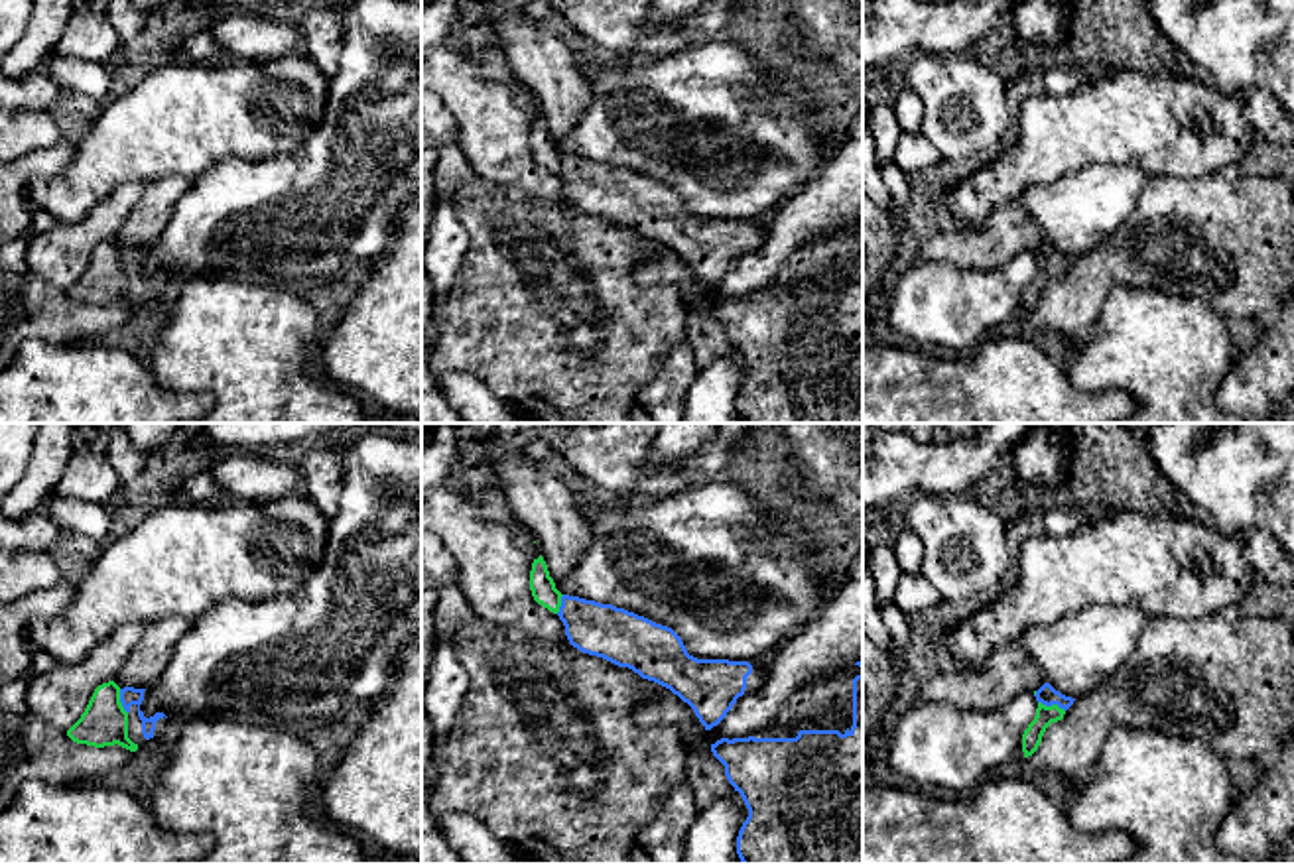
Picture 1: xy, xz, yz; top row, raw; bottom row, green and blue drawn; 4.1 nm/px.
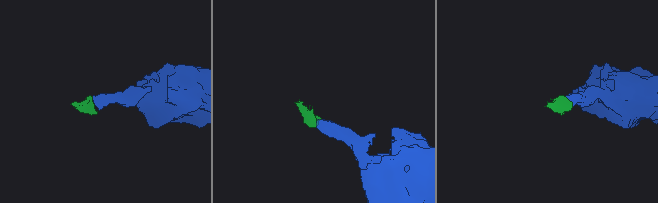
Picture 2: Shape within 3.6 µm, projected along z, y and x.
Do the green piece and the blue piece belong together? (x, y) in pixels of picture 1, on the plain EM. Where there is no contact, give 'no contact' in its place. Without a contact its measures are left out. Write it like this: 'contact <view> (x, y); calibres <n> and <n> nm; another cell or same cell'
contact yz (1052, 264); calibres 80 and 80 nm; same cell

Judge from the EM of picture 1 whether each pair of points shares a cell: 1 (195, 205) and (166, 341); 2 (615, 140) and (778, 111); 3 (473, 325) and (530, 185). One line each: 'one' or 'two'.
1: two
2: one
3: two

